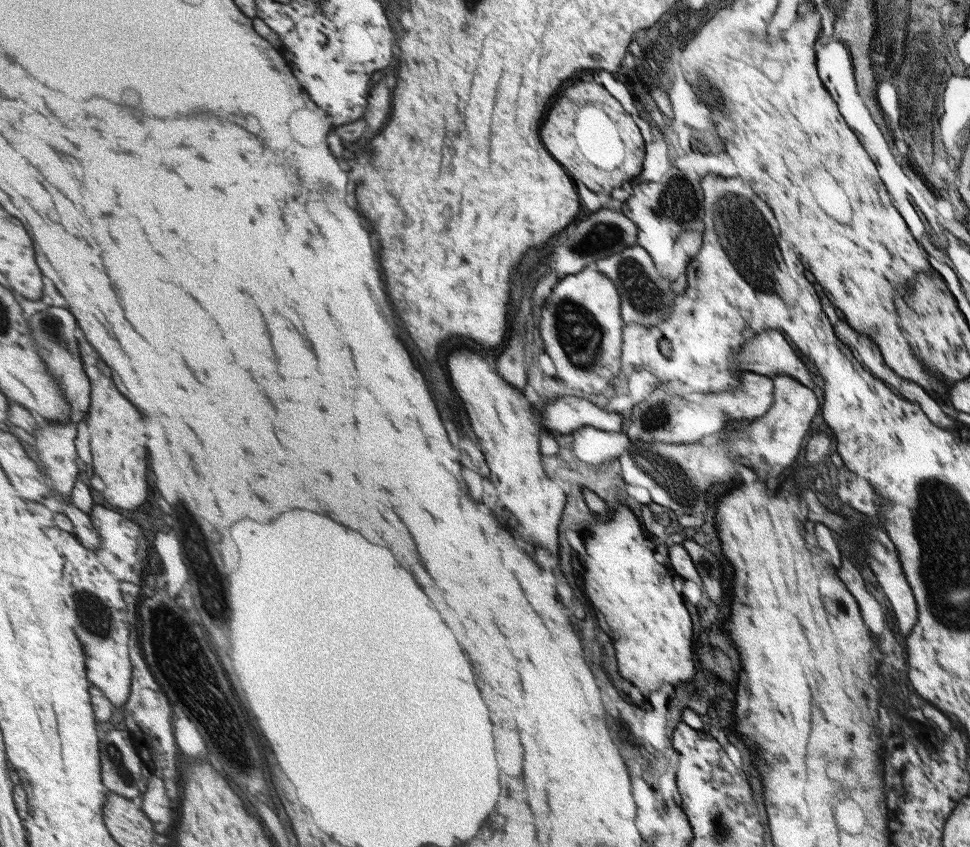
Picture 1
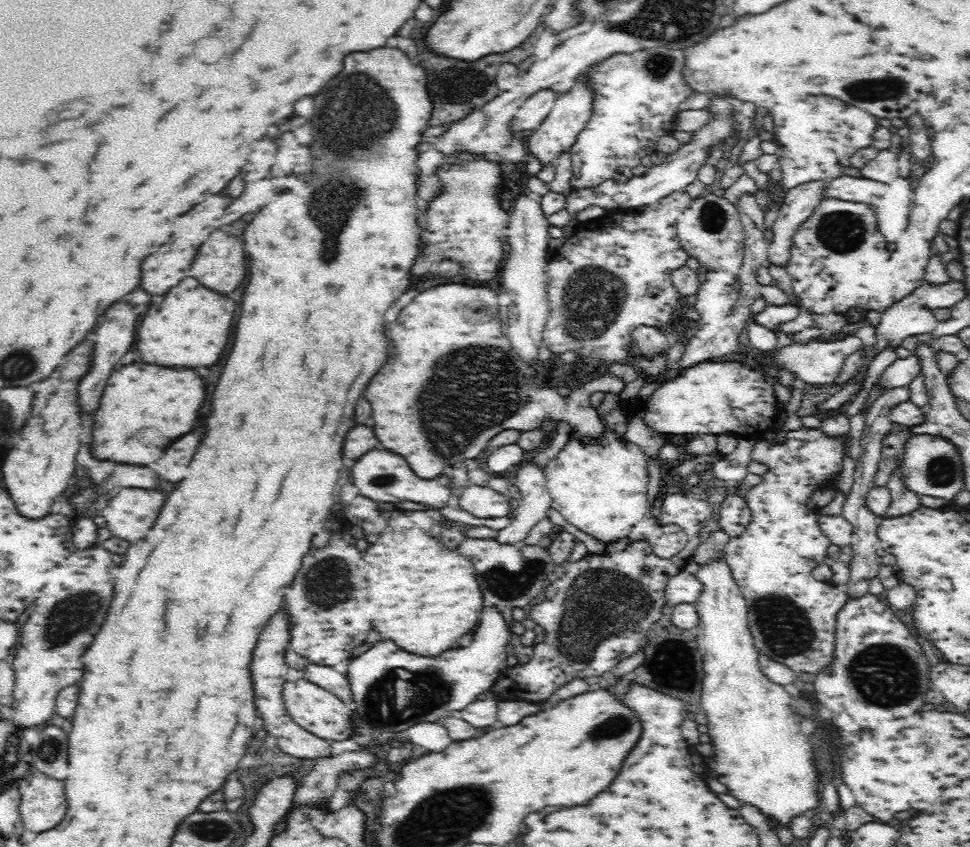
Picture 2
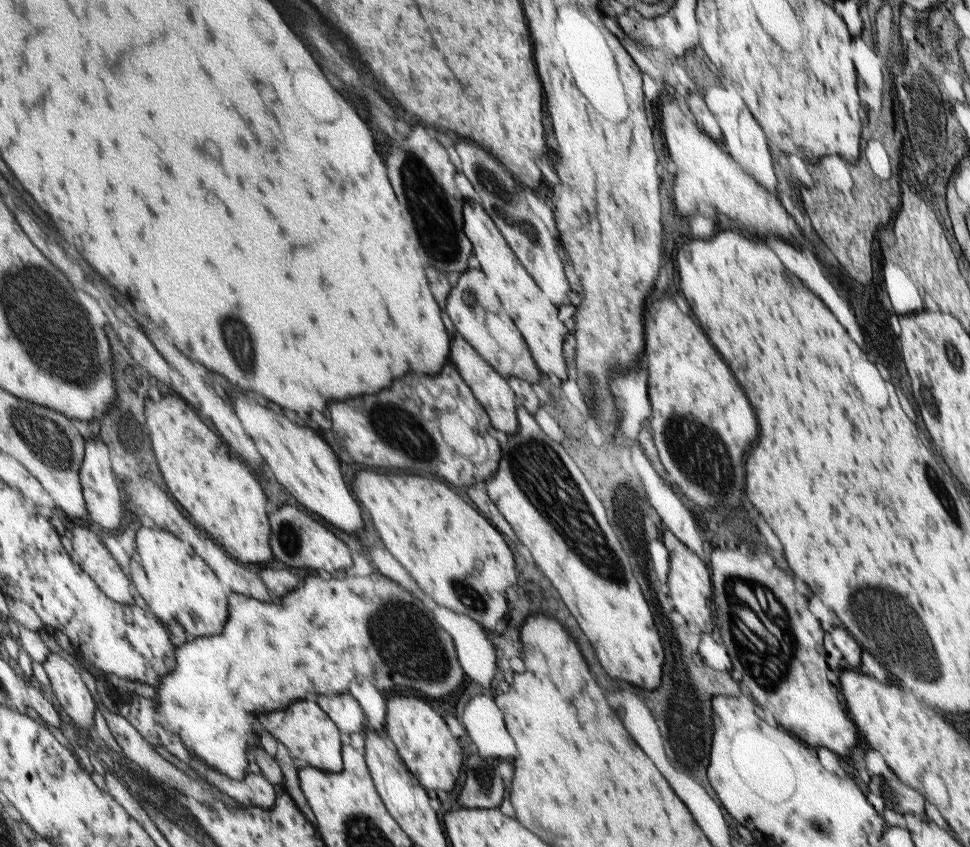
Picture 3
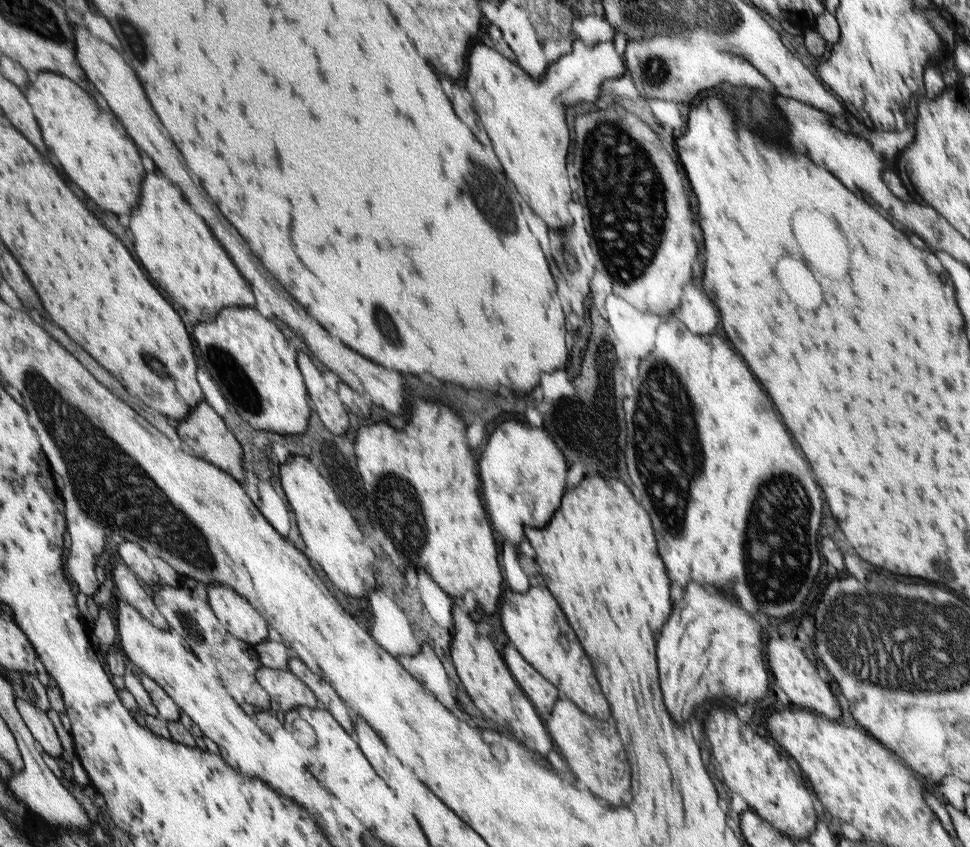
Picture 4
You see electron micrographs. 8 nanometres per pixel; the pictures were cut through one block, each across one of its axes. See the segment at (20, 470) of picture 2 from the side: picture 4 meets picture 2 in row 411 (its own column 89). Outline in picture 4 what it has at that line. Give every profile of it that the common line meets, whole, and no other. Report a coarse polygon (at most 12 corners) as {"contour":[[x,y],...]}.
{"contour":[[79,28],[77,60],[157,168],[187,168],[129,62]]}

